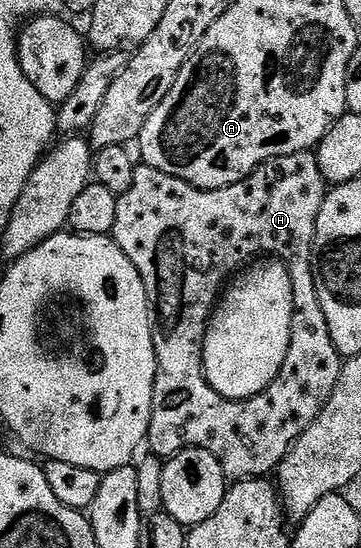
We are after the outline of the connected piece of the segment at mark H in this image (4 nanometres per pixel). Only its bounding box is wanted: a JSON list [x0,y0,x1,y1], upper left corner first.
[111,150,343,479]

